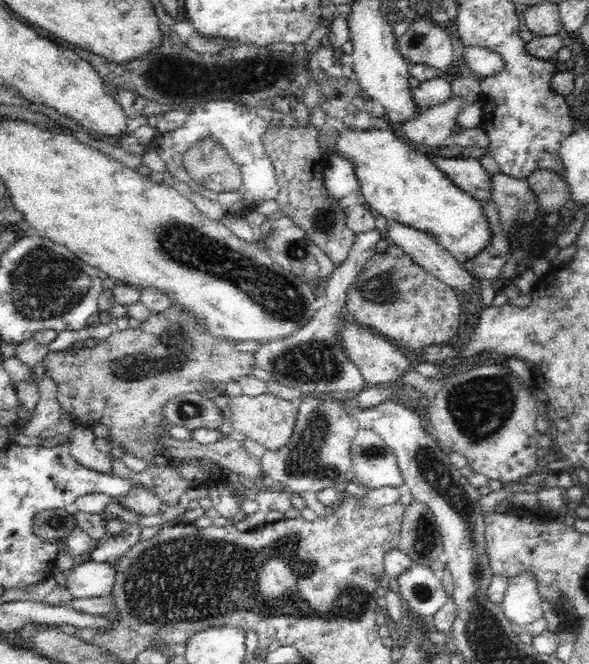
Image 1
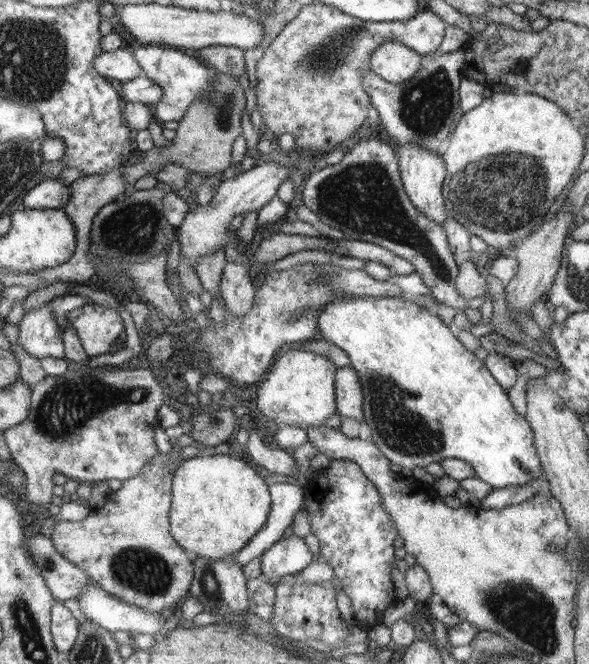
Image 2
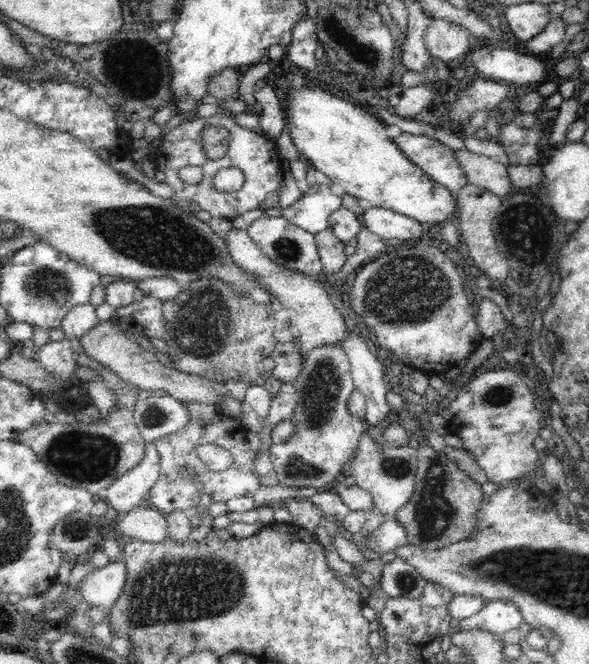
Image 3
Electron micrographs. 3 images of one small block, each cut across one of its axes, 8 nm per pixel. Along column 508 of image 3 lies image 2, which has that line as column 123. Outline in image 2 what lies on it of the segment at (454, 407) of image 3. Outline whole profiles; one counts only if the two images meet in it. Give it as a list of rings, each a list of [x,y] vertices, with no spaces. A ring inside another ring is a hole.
[[[72,365],[66,374],[47,376],[33,390],[29,418],[22,425],[3,432],[11,459],[26,477],[27,497],[38,506],[51,502],[52,494],[57,491],[52,482],[56,472],[70,477],[73,483],[98,483],[111,478],[124,482],[136,476],[158,454],[154,428],[160,428],[156,410],[162,404],[164,388],[154,372],[108,372]]]

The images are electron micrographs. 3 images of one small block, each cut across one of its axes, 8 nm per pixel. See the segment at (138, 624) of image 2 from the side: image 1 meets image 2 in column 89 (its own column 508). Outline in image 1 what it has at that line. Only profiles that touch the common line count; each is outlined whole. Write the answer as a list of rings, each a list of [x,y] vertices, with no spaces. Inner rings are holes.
[[[522,572],[510,579],[505,596],[500,603],[504,615],[524,628],[543,618],[547,609],[538,593],[538,579],[533,572]]]

